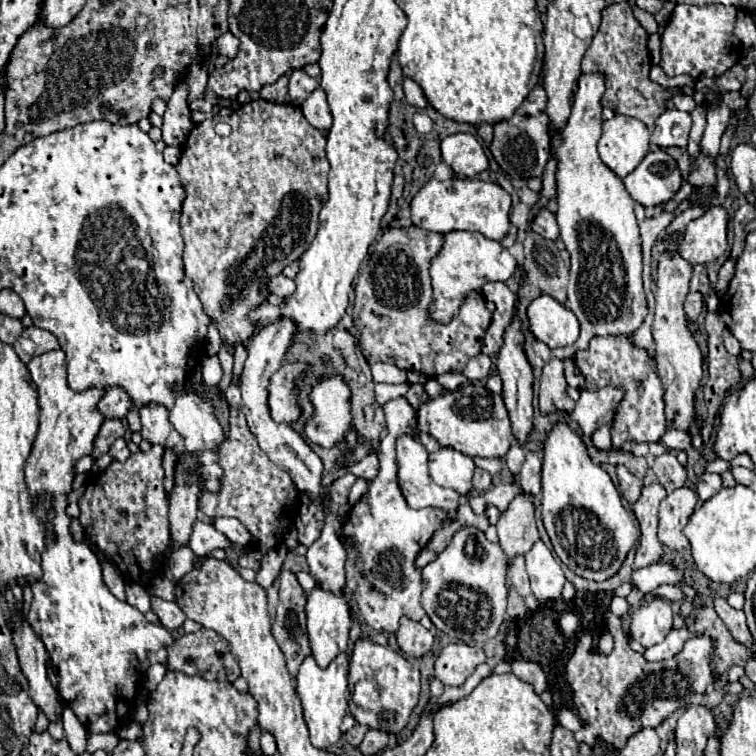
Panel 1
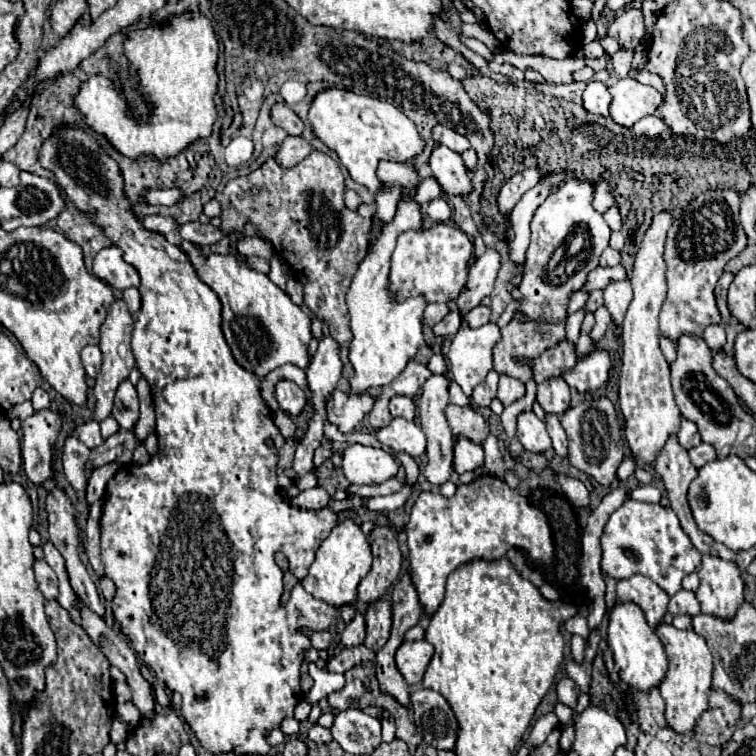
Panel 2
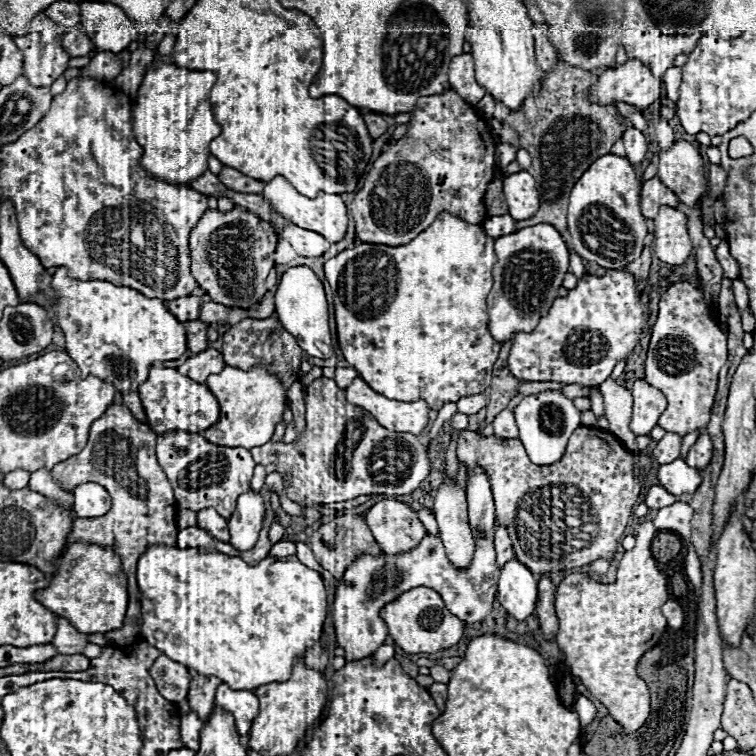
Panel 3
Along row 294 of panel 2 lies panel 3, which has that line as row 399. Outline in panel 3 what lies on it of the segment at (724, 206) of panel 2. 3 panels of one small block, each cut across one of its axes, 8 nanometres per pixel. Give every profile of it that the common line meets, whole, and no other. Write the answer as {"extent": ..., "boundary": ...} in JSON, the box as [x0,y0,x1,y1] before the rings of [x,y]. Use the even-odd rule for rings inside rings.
{"extent":[644,282,726,436],"boundary":[[[674,282],[660,298],[660,314],[652,328],[644,376],[644,380],[662,390],[668,400],[668,406],[658,420],[666,432],[684,436],[708,424],[718,372],[726,364],[726,358],[726,332],[720,328],[718,318],[706,310],[702,288],[690,282]]]}

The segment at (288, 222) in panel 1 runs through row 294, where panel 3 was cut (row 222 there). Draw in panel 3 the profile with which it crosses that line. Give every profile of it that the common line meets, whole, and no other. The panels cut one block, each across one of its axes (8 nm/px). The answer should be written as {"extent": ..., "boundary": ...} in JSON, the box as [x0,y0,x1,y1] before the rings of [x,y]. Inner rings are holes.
{"extent":[190,208,276,308],"boundary":[[[234,208],[230,212],[206,210],[190,234],[192,276],[202,290],[224,306],[250,308],[266,294],[266,276],[274,268],[276,230],[248,210]]]}

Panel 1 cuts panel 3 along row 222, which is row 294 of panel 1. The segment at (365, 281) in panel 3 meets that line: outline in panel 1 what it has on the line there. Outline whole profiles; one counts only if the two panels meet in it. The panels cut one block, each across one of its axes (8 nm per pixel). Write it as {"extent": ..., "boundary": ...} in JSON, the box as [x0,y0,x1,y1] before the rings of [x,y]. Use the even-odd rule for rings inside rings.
{"extent":[430,232,516,324],"boundary":[[[448,232],[444,234],[442,250],[430,260],[430,280],[432,280],[432,302],[430,320],[438,324],[448,324],[466,300],[466,294],[480,292],[486,282],[500,280],[506,282],[516,272],[516,258],[496,240],[486,238],[480,232]]]}

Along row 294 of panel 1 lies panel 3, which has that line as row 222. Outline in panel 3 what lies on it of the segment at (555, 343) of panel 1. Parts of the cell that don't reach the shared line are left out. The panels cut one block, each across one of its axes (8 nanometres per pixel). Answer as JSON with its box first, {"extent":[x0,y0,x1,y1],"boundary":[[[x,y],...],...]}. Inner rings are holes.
{"extent":[488,222,568,342],"boundary":[[[548,222],[528,226],[524,230],[500,236],[496,240],[498,264],[494,266],[494,286],[488,296],[488,328],[496,342],[504,342],[518,332],[530,332],[544,316],[568,272],[568,248],[564,238]]]}

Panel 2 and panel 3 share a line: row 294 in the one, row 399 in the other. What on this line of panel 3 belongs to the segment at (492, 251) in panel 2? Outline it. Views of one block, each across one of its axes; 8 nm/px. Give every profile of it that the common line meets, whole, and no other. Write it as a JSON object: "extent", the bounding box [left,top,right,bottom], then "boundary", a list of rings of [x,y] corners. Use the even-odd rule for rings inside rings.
{"extent":[456,394,488,414],"boundary":[[[472,394],[470,398],[460,398],[456,404],[458,404],[458,412],[460,414],[476,414],[480,408],[484,408],[488,404],[488,396],[486,394]]]}

